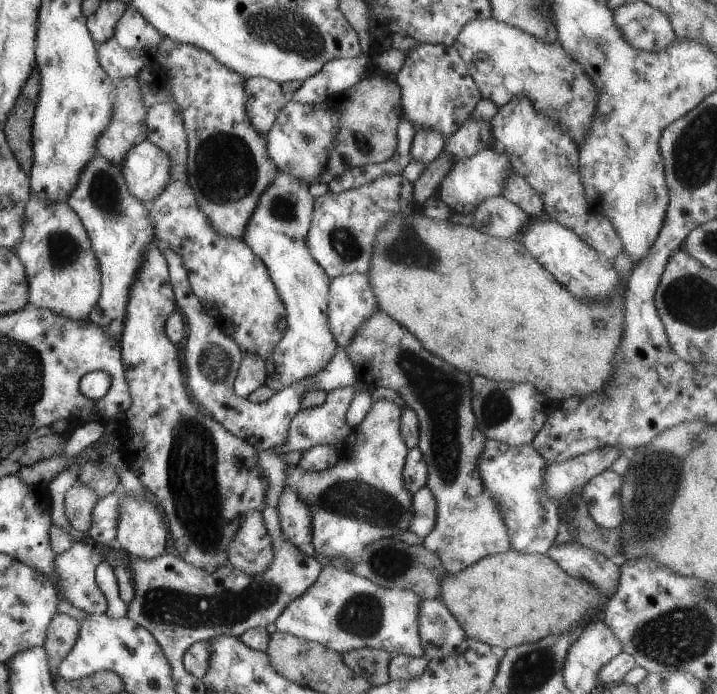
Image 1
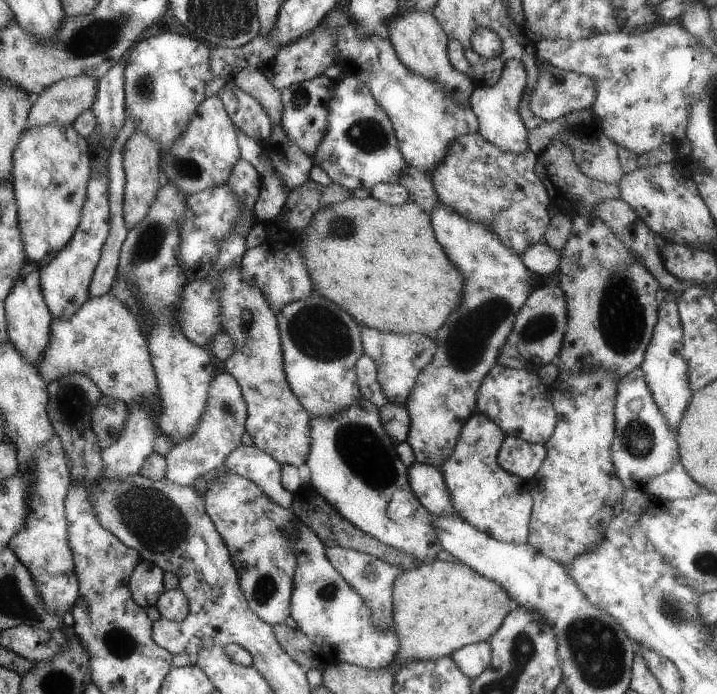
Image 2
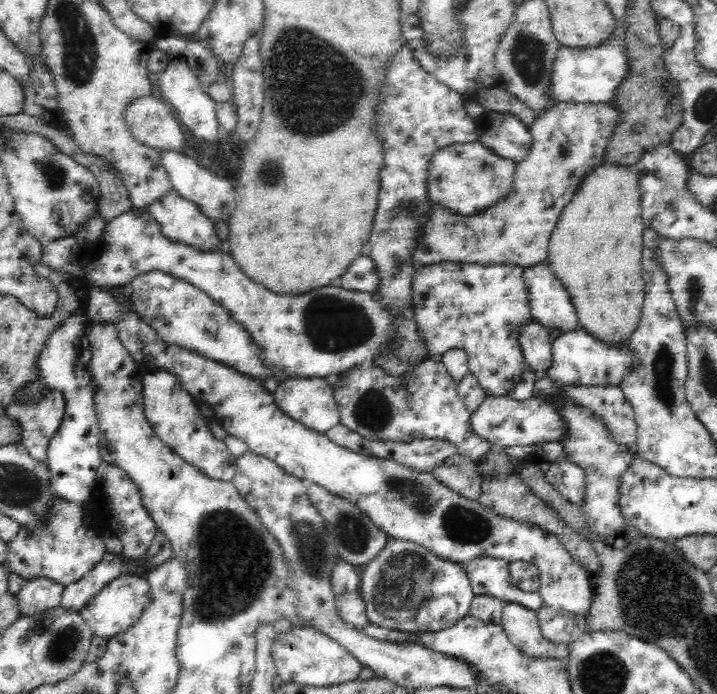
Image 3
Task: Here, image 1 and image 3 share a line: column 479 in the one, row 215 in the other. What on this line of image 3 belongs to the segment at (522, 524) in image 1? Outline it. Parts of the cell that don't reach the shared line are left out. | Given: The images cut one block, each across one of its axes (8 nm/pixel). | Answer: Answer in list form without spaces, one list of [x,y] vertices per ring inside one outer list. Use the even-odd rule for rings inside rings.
[[[478,142],[440,150],[430,162],[428,195],[433,204],[465,218],[485,214],[514,190],[515,164],[486,150]]]

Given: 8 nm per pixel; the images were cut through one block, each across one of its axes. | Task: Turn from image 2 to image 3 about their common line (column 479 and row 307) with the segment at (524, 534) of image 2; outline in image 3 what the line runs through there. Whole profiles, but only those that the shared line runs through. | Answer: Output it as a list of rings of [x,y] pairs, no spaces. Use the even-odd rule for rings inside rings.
[[[440,262],[419,268],[414,274],[412,290],[413,310],[417,332],[425,342],[430,358],[439,360],[444,353],[462,348],[469,358],[469,370],[484,391],[484,396],[509,398],[510,390],[522,380],[522,374],[529,370],[520,345],[522,326],[535,322],[530,309],[528,287],[523,277],[525,268],[512,264],[504,266],[482,266],[459,262]]]

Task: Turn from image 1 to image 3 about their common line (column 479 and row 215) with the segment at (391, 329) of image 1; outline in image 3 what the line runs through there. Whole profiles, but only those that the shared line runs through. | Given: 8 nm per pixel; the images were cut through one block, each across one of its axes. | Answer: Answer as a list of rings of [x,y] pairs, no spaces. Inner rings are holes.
[[[612,101],[594,103],[560,102],[551,110],[539,115],[530,126],[533,137],[529,154],[515,165],[514,190],[506,198],[502,198],[497,206],[492,206],[485,214],[465,218],[454,215],[438,204],[433,204],[430,219],[424,223],[422,238],[418,248],[414,250],[414,263],[420,266],[433,265],[440,262],[459,262],[481,264],[482,266],[504,266],[512,264],[532,268],[547,260],[547,246],[551,232],[564,206],[567,206],[575,188],[581,183],[582,177],[595,166],[604,161],[607,149],[621,122],[621,112]]]

